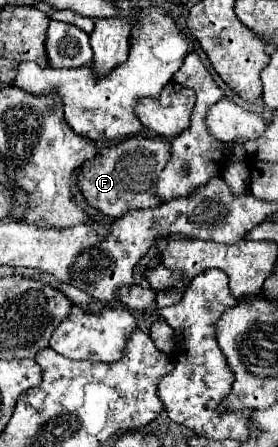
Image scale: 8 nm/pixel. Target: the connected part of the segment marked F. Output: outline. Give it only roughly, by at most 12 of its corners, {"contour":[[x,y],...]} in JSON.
{"contour":[[117,143],[85,163],[91,207],[109,217],[155,207],[171,143]]}

